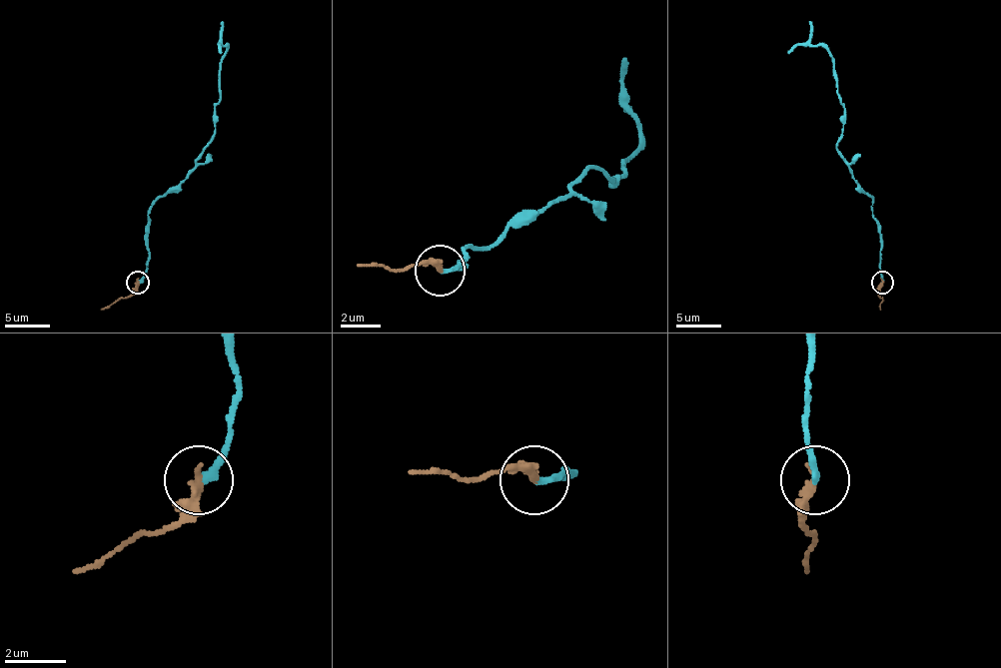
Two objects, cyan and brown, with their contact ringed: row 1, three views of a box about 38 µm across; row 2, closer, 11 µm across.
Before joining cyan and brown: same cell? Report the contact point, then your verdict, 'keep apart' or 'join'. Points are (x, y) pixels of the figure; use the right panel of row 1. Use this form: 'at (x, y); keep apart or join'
at (882, 283); keep apart

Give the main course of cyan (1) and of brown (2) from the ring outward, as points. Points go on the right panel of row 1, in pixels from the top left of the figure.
1: (882, 282), (882, 239), (873, 199), (837, 149), (843, 104), (834, 59), (821, 46), (794, 46), (787, 52)
2: (882, 282), (879, 309)

